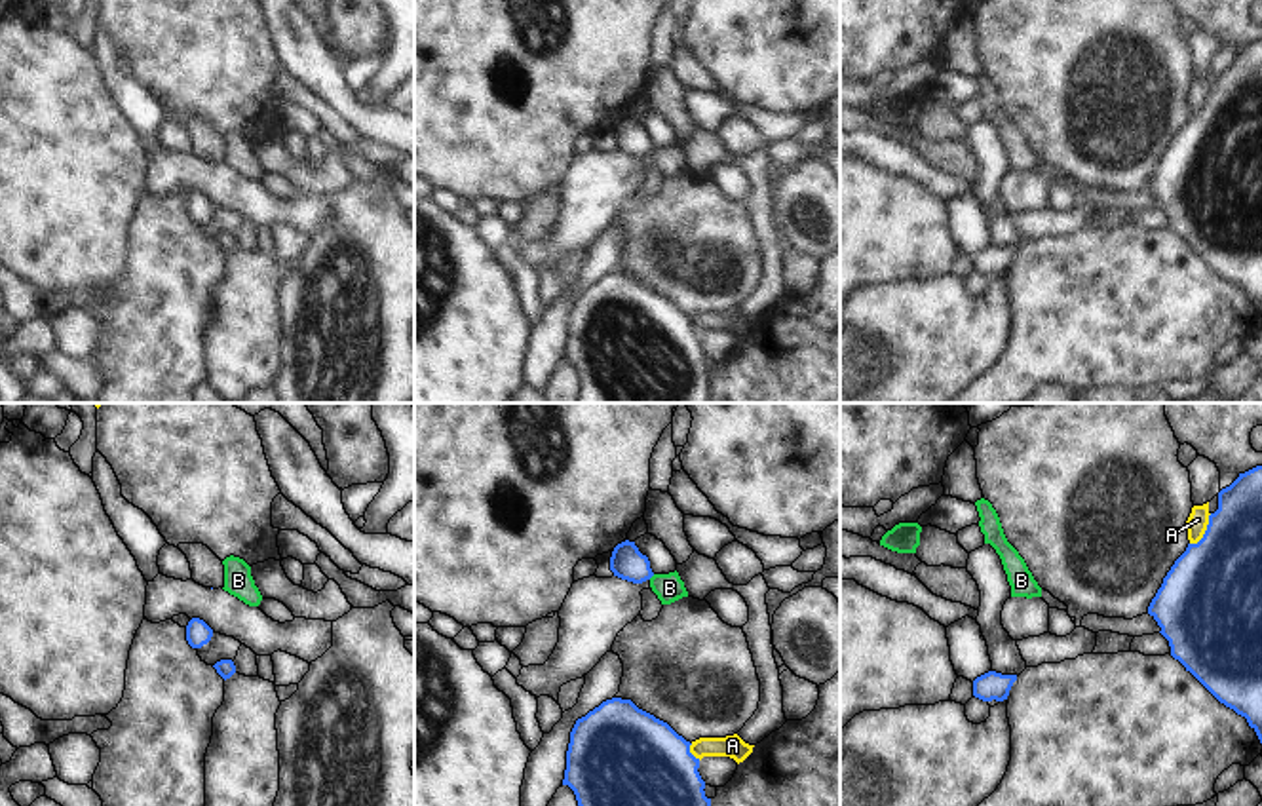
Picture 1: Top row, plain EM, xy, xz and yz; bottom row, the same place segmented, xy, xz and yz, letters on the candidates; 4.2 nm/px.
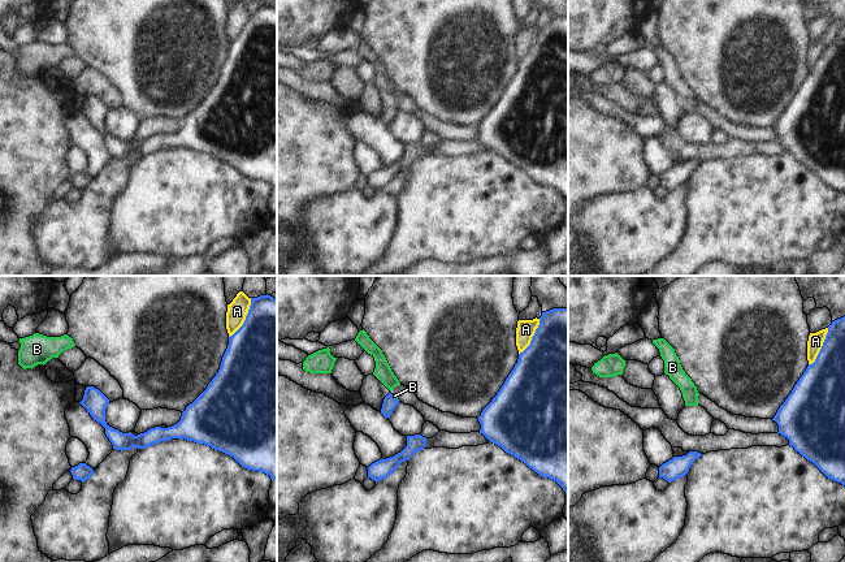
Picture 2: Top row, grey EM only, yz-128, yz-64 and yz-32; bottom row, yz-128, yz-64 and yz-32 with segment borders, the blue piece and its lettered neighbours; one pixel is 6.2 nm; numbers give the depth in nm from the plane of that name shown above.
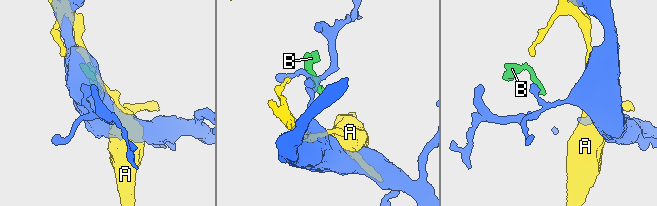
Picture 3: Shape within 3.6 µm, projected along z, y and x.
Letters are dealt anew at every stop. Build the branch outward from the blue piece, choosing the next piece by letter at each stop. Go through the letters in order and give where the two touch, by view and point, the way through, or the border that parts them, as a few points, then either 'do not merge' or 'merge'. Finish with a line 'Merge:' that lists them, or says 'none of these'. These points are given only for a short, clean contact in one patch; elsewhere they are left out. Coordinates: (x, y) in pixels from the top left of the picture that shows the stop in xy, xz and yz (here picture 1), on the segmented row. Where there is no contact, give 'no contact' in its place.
A: meets blue in yz at (1205, 531); do not merge
B: meets blue in xz at (650, 576); border along xz (654, 575), (649, 578); do not merge
Merge: none of these

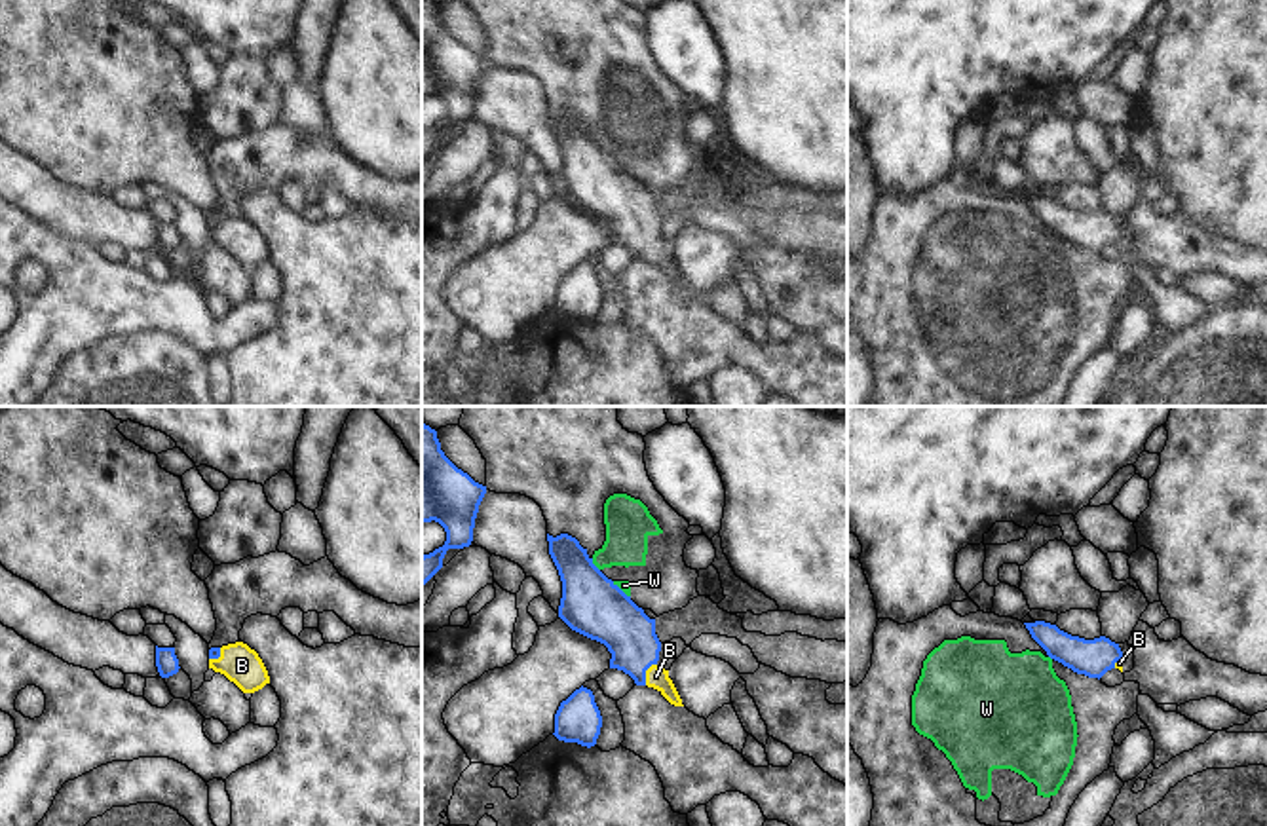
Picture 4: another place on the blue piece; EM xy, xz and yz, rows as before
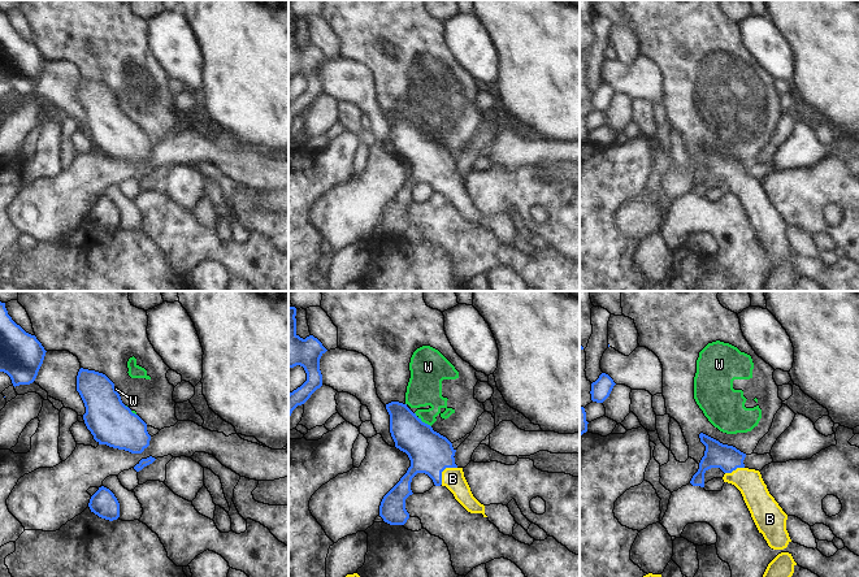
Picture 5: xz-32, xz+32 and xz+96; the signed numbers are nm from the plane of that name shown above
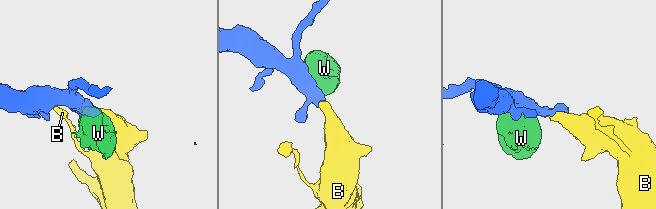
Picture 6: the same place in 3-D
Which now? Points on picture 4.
B: meets blue in xz at (644, 673); runs through xz (616, 621), (629, 635), (644, 673), (656, 676); merge
W: meets blue in xz at (593, 564); border along xz (591, 559), (599, 570); do not merge
Merge: B

